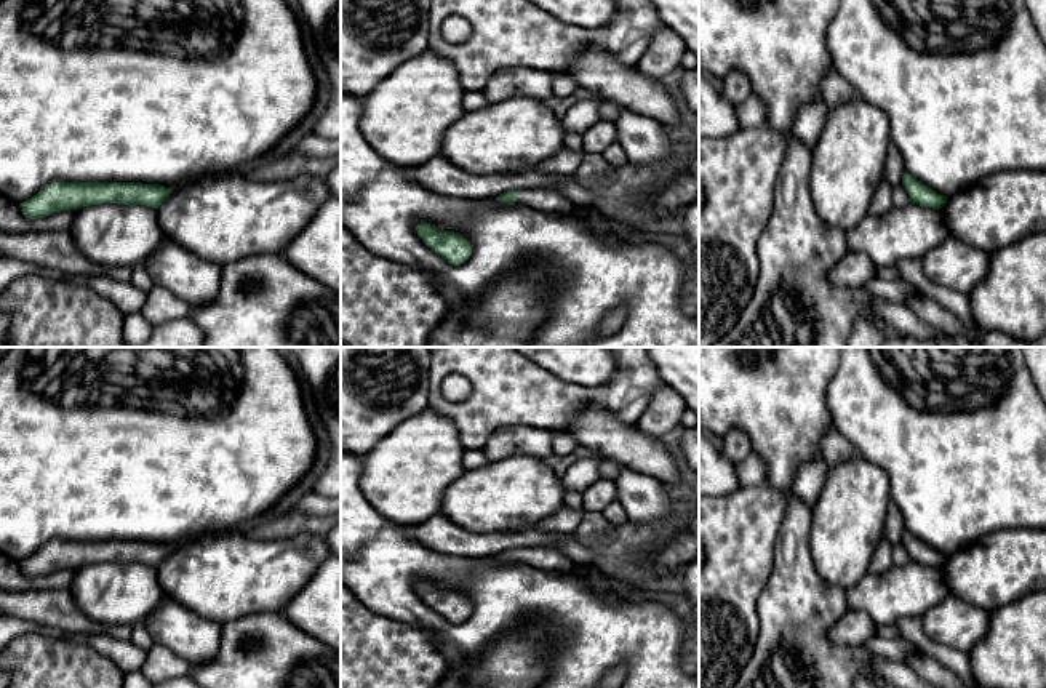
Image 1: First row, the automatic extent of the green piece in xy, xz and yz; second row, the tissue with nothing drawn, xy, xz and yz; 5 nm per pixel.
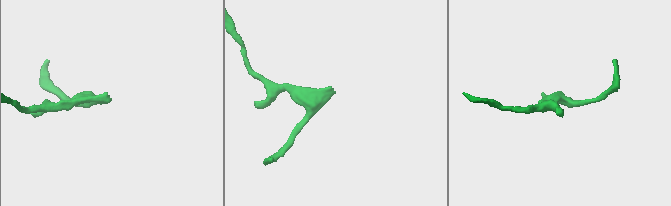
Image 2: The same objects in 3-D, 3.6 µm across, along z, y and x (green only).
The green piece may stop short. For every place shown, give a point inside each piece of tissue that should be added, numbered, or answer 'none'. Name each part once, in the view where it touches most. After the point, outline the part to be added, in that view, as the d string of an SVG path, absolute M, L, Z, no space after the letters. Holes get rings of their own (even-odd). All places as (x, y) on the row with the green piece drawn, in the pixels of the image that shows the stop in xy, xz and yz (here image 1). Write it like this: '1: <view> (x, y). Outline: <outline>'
1: xz (550, 200). Outline: M555 189L517 190L517 205L531 206L549 213L571 213L576 205Z

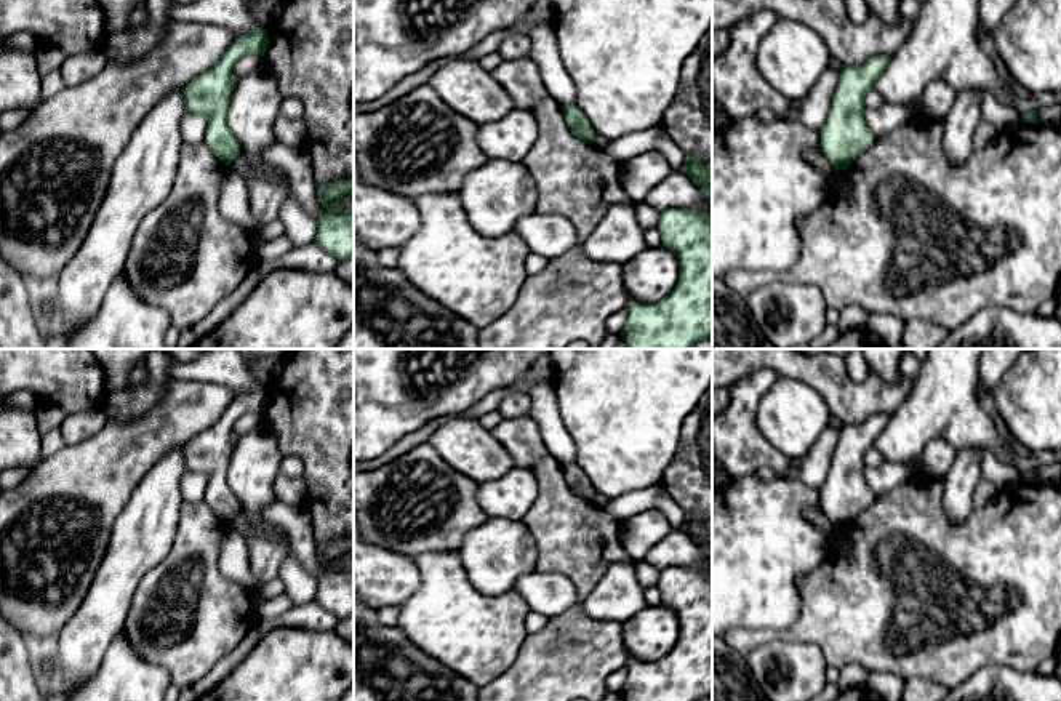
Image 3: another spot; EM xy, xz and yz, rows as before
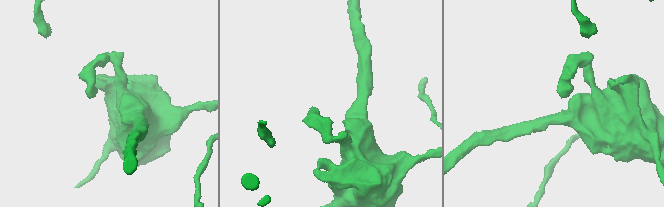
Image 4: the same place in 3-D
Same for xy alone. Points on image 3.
none

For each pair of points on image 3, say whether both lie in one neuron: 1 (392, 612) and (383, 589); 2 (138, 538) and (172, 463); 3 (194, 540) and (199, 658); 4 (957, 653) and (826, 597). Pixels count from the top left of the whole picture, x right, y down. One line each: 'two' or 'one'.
1: two
2: one
3: one
4: one

